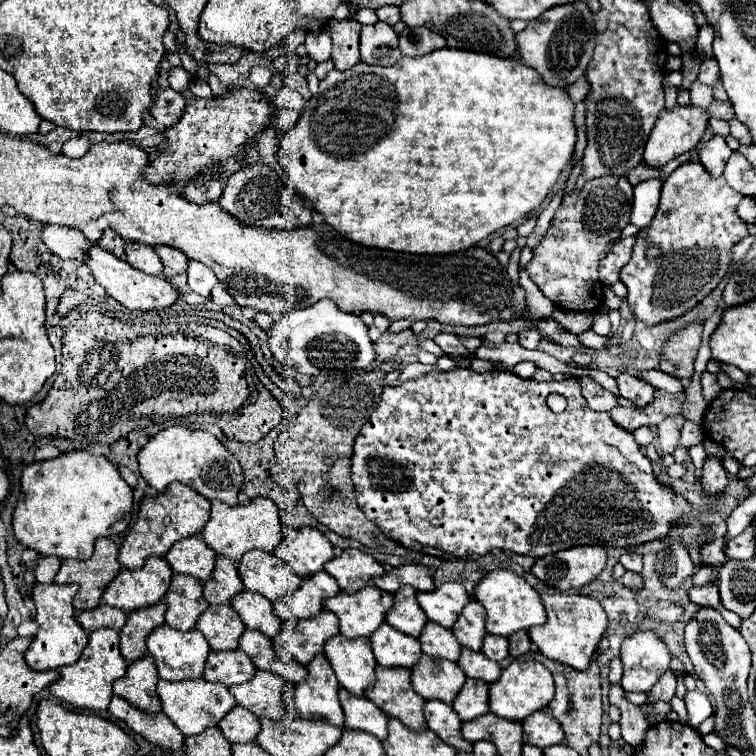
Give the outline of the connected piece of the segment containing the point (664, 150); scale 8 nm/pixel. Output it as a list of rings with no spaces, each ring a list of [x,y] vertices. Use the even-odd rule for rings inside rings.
[[[693,104],[689,106],[673,106],[669,110],[663,110],[661,116],[657,118],[651,134],[649,134],[649,140],[645,144],[645,154],[643,154],[643,162],[647,166],[653,166],[653,168],[661,168],[665,166],[669,160],[689,152],[691,148],[695,148],[707,128],[707,122],[709,122],[709,114],[707,110],[703,108],[697,108]]]

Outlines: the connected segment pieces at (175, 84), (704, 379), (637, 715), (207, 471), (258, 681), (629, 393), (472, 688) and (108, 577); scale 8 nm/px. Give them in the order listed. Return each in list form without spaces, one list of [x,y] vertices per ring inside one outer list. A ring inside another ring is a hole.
[[[175,66],[175,68],[169,70],[169,86],[171,86],[173,90],[183,92],[183,90],[189,86],[189,80],[191,80],[191,76],[189,76],[189,72],[187,72],[185,68]]]
[[[707,371],[701,375],[701,386],[705,400],[711,403],[713,399],[717,398],[722,388],[717,384],[717,378],[715,374],[711,374]]]
[[[619,684],[609,686],[609,702],[621,710],[621,738],[631,746],[639,746],[649,728],[649,722],[645,720],[641,708],[623,698],[623,688]]]
[[[185,426],[165,428],[149,438],[149,442],[139,450],[137,458],[141,476],[157,492],[163,492],[167,484],[177,480],[185,486],[191,486],[209,500],[217,498],[229,506],[237,504],[237,494],[243,486],[243,470],[237,458],[209,432],[189,430]]]
[[[257,670],[249,682],[231,686],[229,692],[235,696],[237,704],[251,710],[259,720],[263,718],[281,720],[287,716],[287,713],[293,716],[297,714],[294,707],[287,709],[285,706],[283,686],[285,680],[281,676]]]
[[[625,372],[619,374],[615,380],[617,380],[617,386],[621,390],[621,396],[631,400],[639,408],[645,408],[647,404],[653,402],[653,392],[655,390],[653,390],[653,386],[645,384],[643,380],[639,380],[639,378],[631,376],[631,374],[625,374]]]
[[[467,680],[463,684],[461,692],[453,700],[453,710],[459,714],[459,718],[463,722],[489,712],[487,690],[489,690],[489,686],[483,680]]]
[[[97,538],[91,560],[63,560],[55,582],[79,584],[79,592],[73,598],[75,610],[91,610],[101,604],[103,590],[121,570],[117,552],[117,544],[113,544],[109,538]]]

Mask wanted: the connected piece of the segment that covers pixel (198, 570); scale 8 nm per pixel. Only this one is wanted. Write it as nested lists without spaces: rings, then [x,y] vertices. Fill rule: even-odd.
[[[189,536],[181,542],[175,542],[171,550],[165,554],[165,560],[177,574],[189,574],[201,582],[205,582],[215,568],[217,554],[199,538]]]

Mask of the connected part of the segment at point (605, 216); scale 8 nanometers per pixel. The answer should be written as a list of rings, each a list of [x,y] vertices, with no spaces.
[[[625,176],[595,178],[581,190],[571,190],[563,196],[547,234],[527,264],[531,280],[555,306],[575,312],[593,312],[603,306],[603,284],[599,282],[597,268],[607,256],[609,246],[619,240],[621,230],[629,224],[631,206],[633,186]]]

